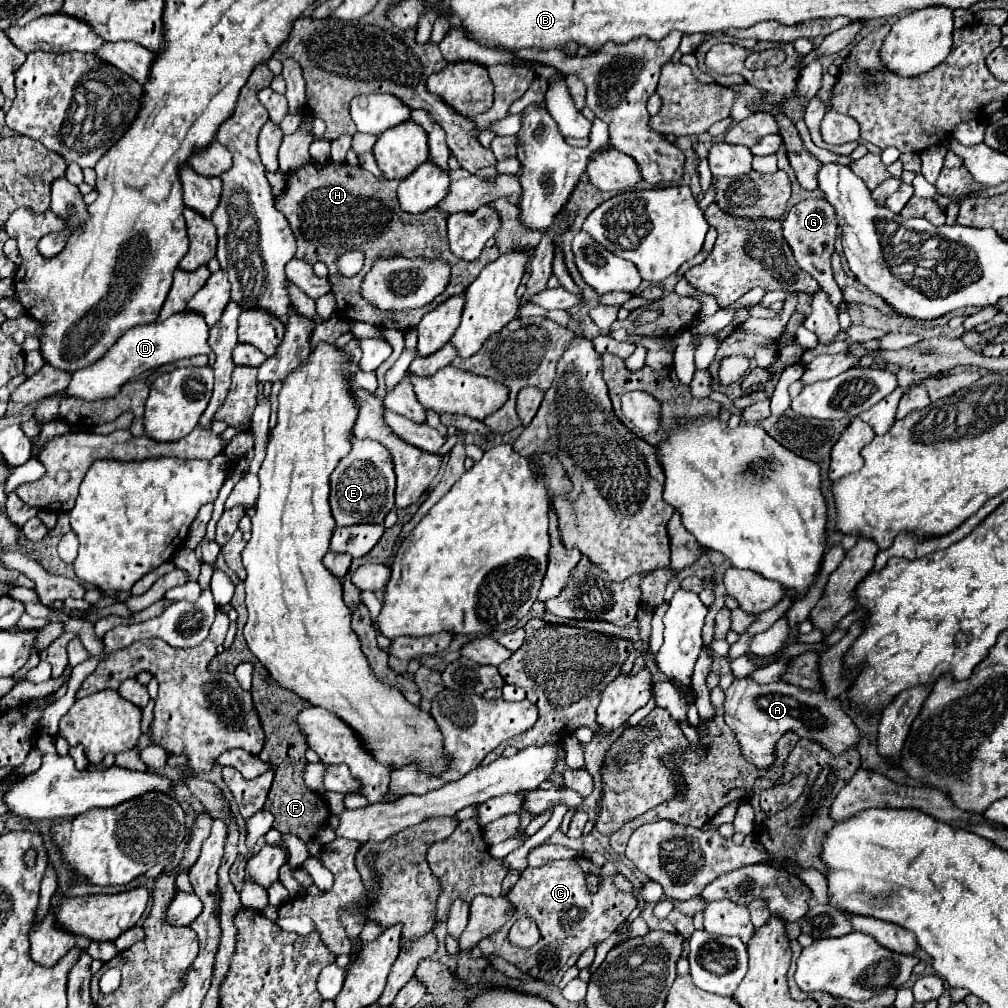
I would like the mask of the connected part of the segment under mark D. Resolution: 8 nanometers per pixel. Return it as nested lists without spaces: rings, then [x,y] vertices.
[[[176,313],[164,323],[152,323],[152,325],[140,325],[132,327],[124,337],[120,337],[102,359],[96,363],[78,369],[72,373],[70,385],[52,397],[42,399],[36,409],[34,409],[34,419],[40,425],[46,425],[50,421],[58,419],[58,407],[64,397],[74,397],[74,399],[84,399],[84,401],[96,401],[96,399],[108,399],[116,397],[122,385],[132,379],[142,375],[144,371],[158,369],[170,361],[184,359],[184,357],[194,357],[194,355],[206,354],[209,357],[209,364],[214,364],[216,356],[208,347],[208,325],[202,315],[196,313]]]

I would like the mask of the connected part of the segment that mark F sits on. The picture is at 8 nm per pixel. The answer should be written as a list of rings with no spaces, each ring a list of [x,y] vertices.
[[[234,645],[230,649],[226,649],[224,653],[216,655],[210,665],[208,671],[228,671],[234,673],[236,665],[240,661],[250,661],[254,665],[254,673],[252,673],[252,701],[254,707],[258,711],[262,729],[266,733],[266,745],[260,753],[260,759],[266,763],[274,765],[274,783],[272,789],[268,793],[268,799],[264,803],[264,811],[270,811],[274,815],[274,829],[278,829],[280,833],[290,833],[296,835],[300,841],[308,841],[312,837],[316,837],[318,825],[326,825],[330,809],[326,805],[326,799],[312,789],[308,789],[304,785],[304,767],[306,767],[306,739],[304,735],[298,731],[294,717],[298,715],[298,711],[304,709],[304,705],[308,707],[310,703],[306,703],[304,699],[300,699],[298,695],[294,695],[292,691],[286,691],[282,687],[278,687],[270,677],[268,671],[260,665],[260,661],[246,649],[246,645]]]

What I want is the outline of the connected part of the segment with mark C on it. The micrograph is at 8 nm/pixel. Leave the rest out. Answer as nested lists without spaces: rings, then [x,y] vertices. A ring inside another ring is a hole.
[[[576,857],[576,859],[568,859],[568,861],[562,861],[562,859],[552,861],[538,869],[528,867],[520,875],[518,883],[506,895],[506,899],[516,905],[516,915],[504,927],[500,927],[496,933],[492,933],[490,937],[486,937],[478,943],[482,953],[500,955],[506,961],[514,963],[520,971],[530,973],[534,979],[558,985],[560,979],[564,977],[564,973],[572,965],[576,965],[578,957],[588,947],[592,947],[592,945],[596,947],[602,941],[606,941],[616,931],[616,927],[622,921],[626,921],[628,915],[638,905],[634,893],[616,889],[616,885],[614,885],[614,877],[618,873],[616,863],[608,861],[604,867],[598,869],[598,873],[602,875],[602,887],[598,889],[596,895],[590,895],[586,889],[588,873],[594,873],[594,863],[584,857]],[[520,915],[532,917],[540,929],[540,941],[530,949],[514,947],[508,941],[508,931]]]

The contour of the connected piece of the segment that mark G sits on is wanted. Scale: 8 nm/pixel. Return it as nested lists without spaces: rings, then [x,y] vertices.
[[[806,199],[796,203],[786,219],[782,221],[782,235],[786,239],[786,243],[790,245],[796,263],[800,265],[802,271],[810,273],[821,288],[827,293],[831,303],[839,310],[842,301],[842,292],[840,291],[836,281],[832,279],[832,267],[830,267],[830,257],[834,253],[834,239],[836,239],[836,211],[832,209],[832,205],[826,199]]]

